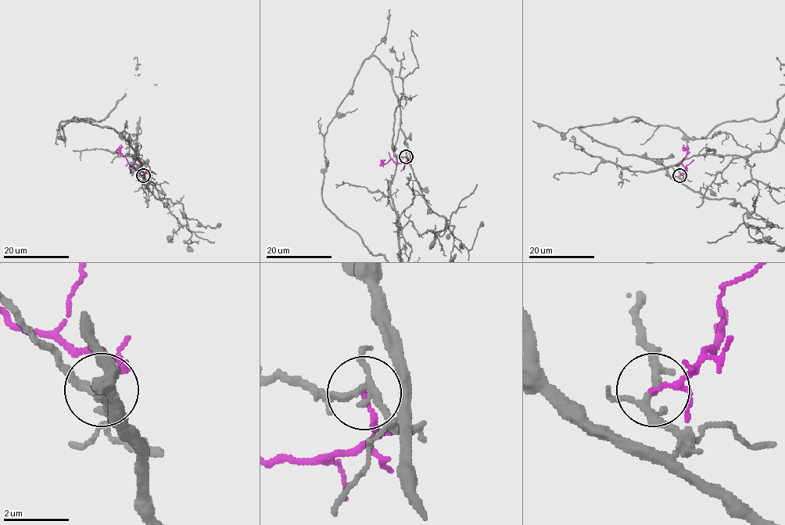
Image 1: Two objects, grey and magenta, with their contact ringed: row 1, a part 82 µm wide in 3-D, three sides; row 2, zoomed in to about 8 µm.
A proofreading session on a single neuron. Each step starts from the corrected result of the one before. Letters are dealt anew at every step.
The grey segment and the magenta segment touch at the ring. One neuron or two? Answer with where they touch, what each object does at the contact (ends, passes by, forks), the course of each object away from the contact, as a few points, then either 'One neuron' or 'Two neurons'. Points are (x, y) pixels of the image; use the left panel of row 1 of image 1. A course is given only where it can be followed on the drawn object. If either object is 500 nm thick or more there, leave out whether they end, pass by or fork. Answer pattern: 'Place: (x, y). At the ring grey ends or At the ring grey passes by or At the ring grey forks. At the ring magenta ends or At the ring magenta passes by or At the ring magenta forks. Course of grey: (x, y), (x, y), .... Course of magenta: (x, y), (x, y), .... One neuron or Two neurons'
Place: (143, 175). At the ring grey forks. At the ring magenta passes by. Course of magenta: (143, 175), (142, 171), (134, 168), (120, 152), (120, 145). Two neurons

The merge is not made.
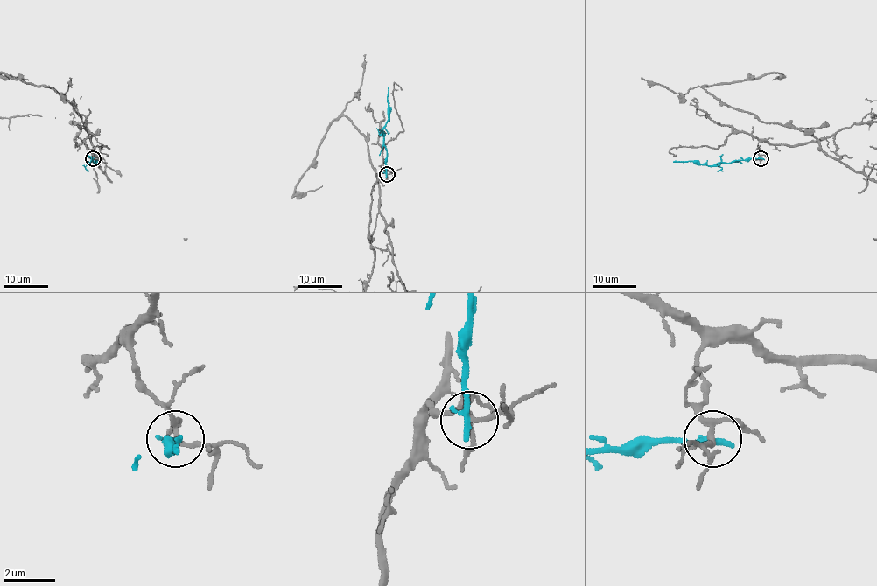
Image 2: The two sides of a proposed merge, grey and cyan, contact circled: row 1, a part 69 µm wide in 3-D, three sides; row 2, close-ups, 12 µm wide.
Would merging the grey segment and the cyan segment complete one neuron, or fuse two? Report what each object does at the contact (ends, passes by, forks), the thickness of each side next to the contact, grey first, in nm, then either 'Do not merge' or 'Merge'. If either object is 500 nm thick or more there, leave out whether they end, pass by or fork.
At the ring grey forks. At the ring cyan ends. Thickness 170 nm (grey) against 280 nm. Do not merge

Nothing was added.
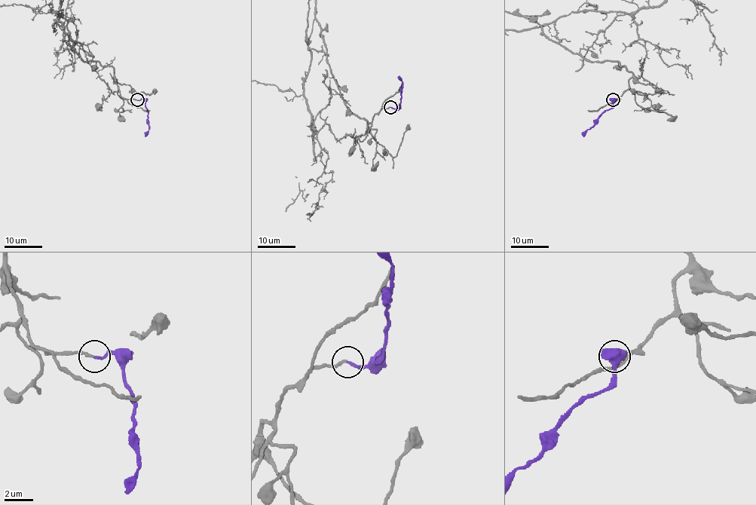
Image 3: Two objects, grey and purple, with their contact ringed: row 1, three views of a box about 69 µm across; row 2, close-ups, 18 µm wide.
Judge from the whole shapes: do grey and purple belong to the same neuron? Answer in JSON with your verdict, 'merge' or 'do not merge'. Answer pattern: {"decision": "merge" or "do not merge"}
{"decision": "merge"}

